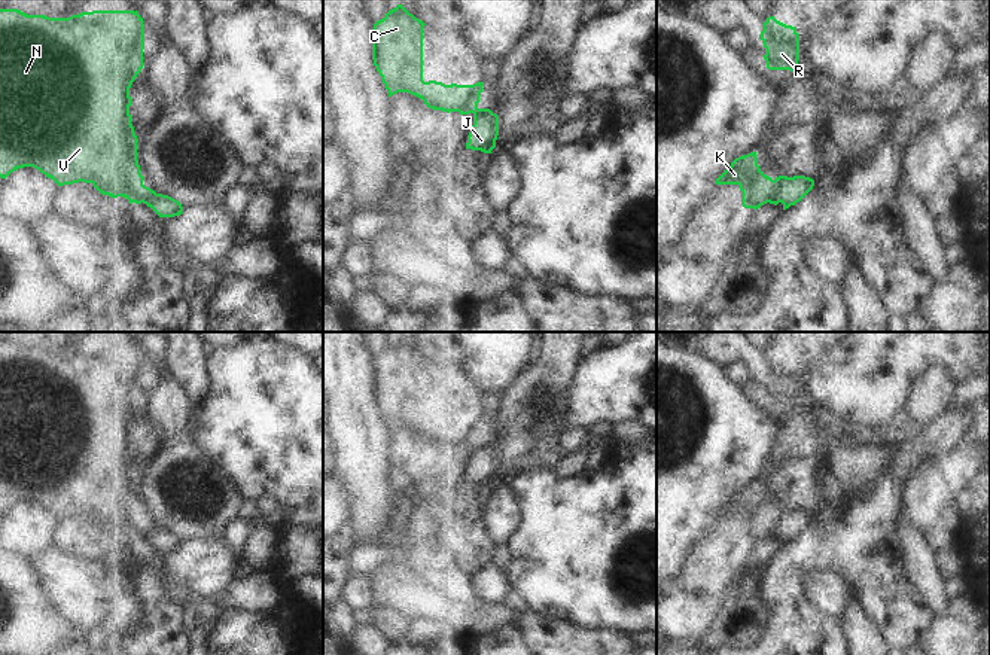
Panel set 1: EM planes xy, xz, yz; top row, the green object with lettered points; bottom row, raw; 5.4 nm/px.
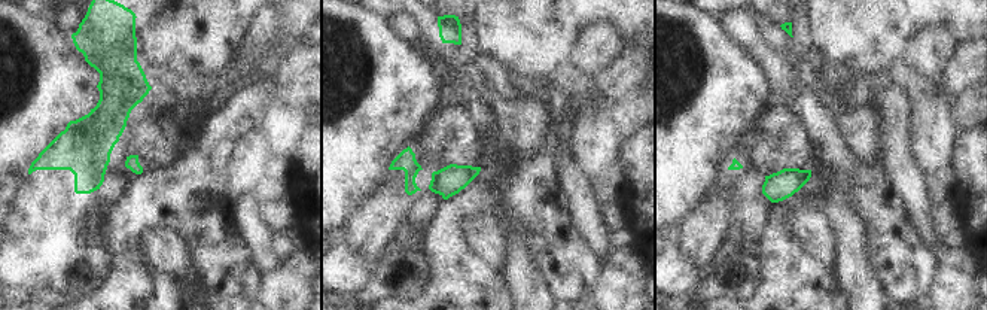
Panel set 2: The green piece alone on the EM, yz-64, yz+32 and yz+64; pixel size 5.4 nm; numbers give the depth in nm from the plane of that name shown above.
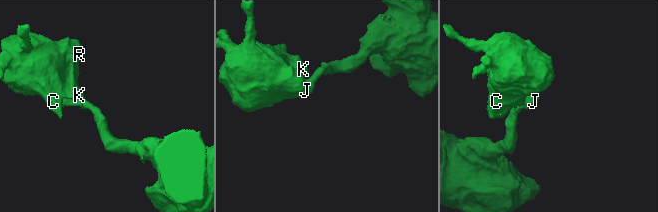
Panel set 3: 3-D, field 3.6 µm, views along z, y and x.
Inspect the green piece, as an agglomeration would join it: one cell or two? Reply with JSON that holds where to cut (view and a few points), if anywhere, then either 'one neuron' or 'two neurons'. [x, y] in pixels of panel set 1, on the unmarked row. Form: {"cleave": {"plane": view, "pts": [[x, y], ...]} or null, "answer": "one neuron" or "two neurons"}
{"cleave": {"plane": "yz", "pts": [[773, 514], [767, 524], [767, 535]]}, "answer": "two neurons"}

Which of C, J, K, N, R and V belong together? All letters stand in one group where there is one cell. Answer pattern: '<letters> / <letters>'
C K N R V / J

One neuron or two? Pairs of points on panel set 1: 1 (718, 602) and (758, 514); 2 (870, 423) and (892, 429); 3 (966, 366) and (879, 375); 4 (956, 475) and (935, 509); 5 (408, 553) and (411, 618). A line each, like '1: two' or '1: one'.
1: two
2: two
3: one
4: two
5: two

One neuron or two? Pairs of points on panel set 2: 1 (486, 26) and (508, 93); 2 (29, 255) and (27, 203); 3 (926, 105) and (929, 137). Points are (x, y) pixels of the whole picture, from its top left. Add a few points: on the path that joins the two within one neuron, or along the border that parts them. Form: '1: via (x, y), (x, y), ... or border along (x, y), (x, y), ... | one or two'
1: border along (477, 67), (496, 78), (538, 85) | two
2: border along (63, 227), (27, 233), (15, 239) | two
3: via (929, 112), (929, 130) | one

